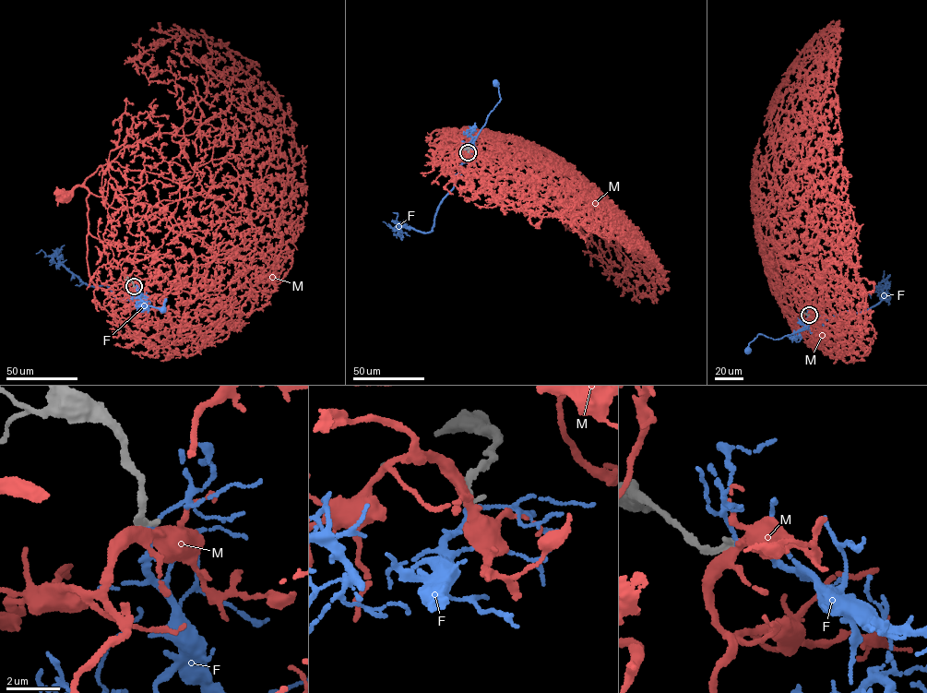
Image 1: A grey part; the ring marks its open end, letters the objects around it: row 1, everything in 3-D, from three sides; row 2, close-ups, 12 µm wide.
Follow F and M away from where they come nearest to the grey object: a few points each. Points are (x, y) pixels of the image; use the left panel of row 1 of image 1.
F: (134, 287), (138, 298), (153, 307), (161, 309), (166, 299), (162, 310)
M: (134, 286), (133, 302), (138, 285), (135, 254), (88, 231), (89, 191), (78, 185), (62, 195)

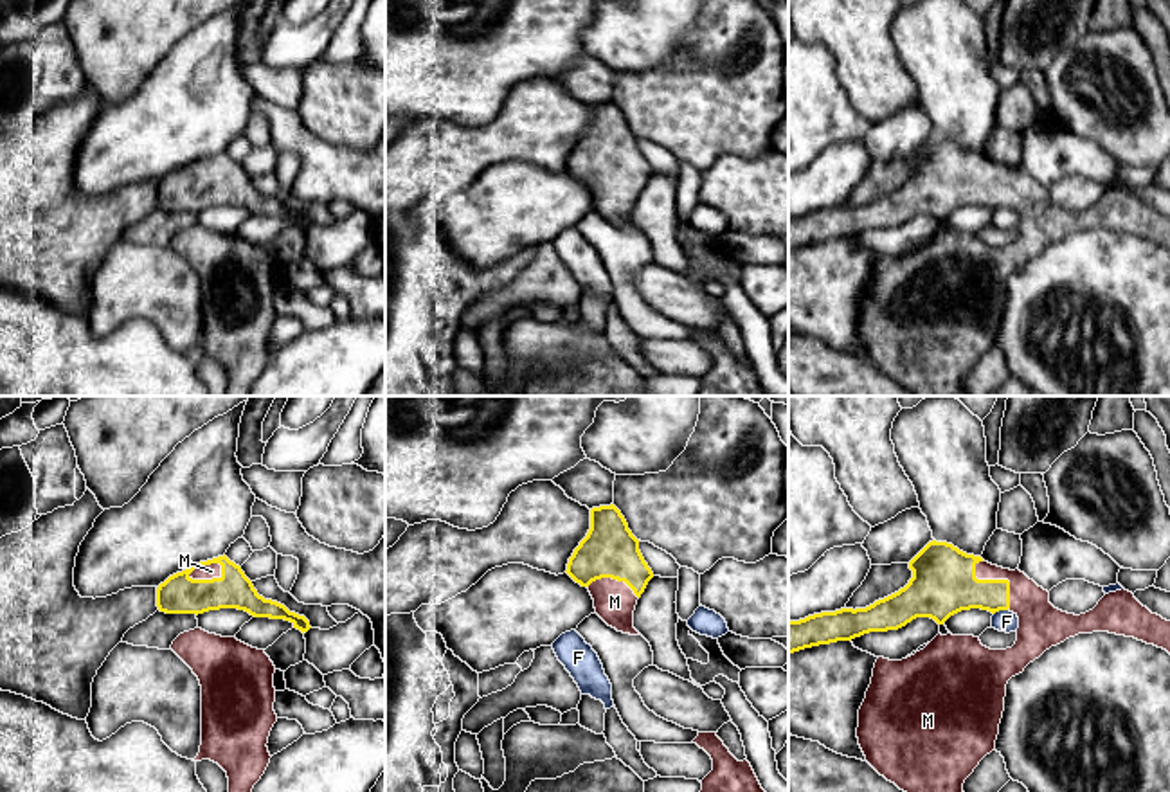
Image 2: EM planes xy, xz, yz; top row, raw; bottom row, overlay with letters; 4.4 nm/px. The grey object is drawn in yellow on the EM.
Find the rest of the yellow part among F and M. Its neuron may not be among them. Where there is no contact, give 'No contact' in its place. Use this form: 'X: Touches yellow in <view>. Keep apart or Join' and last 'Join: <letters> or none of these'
F: Touches yellow in yz. Keep apart
M: Touches yellow in yz. Join
Join: M

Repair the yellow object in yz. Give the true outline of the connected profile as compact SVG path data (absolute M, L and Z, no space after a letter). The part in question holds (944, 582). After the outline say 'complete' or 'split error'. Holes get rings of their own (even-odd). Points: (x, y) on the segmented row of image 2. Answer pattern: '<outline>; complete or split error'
M929 542L909 562L909 569L913 578L904 589L866 608L841 608L788 621L788 653L794 653L869 632L898 630L916 617L943 625L950 616L970 608L992 614L1010 610L1019 617L1017 641L1006 650L990 650L974 635L938 634L907 659L877 659L859 709L857 738L866 761L904 792L963 792L965 779L995 749L1008 680L1051 646L1078 634L1109 632L1170 653L1170 621L1152 614L1125 589L1105 594L1093 610L1075 616L1055 608L1049 592L1019 569L992 565L947 542Z; split error

